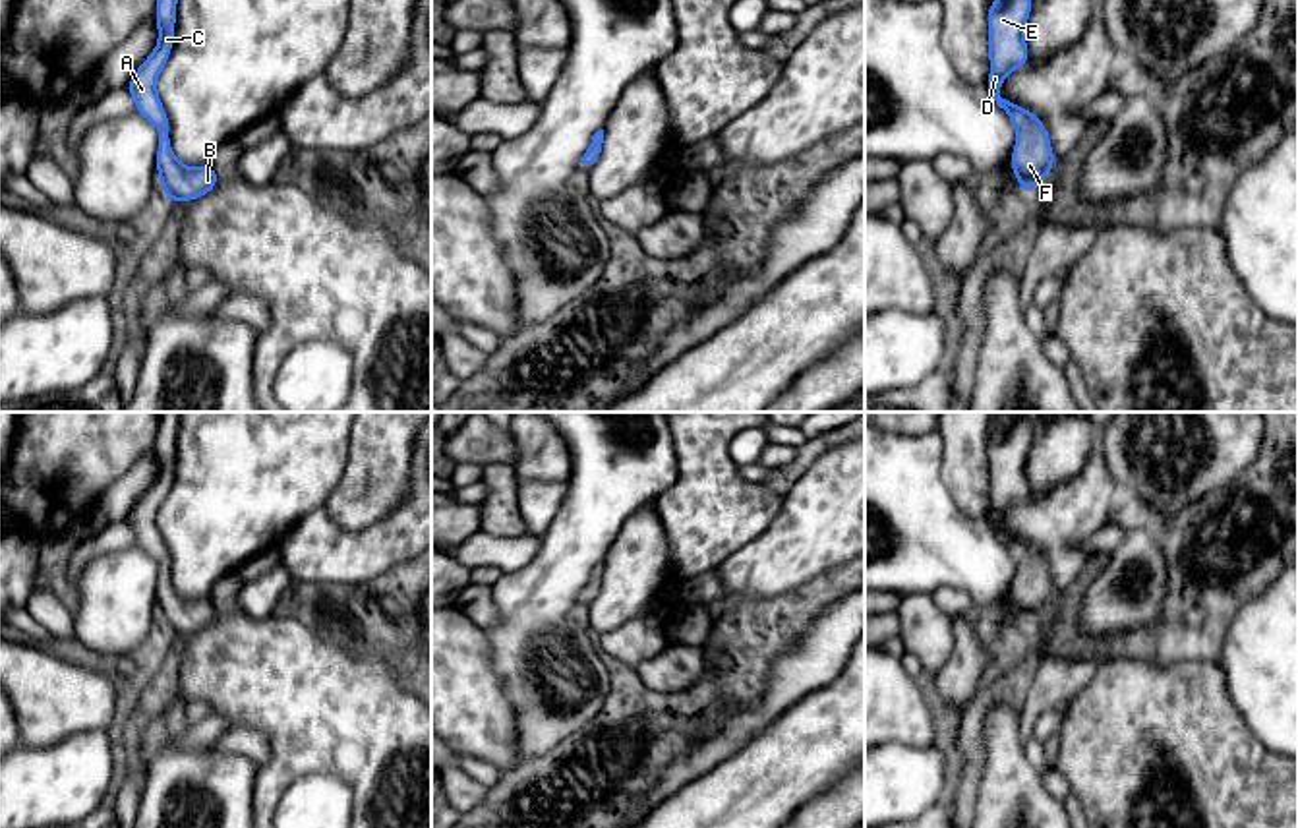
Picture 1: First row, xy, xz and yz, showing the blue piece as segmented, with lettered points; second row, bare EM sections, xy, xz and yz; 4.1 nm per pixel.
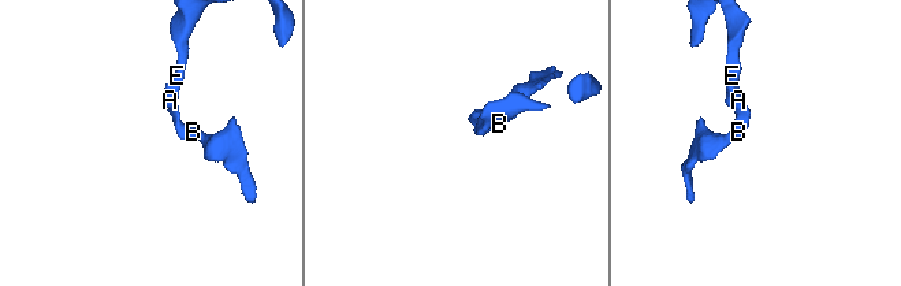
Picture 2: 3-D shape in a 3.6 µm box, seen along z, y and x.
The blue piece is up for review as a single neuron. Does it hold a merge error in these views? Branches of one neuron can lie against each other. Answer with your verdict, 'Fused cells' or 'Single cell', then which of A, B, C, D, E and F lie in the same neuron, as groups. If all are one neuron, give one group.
Single cell. Groups: A B C D E F

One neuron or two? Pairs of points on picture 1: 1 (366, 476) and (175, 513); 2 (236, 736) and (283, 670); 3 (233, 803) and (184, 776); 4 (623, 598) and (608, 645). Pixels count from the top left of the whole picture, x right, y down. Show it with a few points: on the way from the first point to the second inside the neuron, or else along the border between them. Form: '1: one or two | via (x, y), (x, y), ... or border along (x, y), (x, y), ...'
1: two | border along (351, 438), (347, 467), (324, 505)
2: two | border along (231, 726), (260, 730), (267, 738), (271, 755)
3: one | via (221, 803), (204, 786), (196, 786)
4: two | border along (656, 612), (635, 616), (618, 627), (594, 635)

